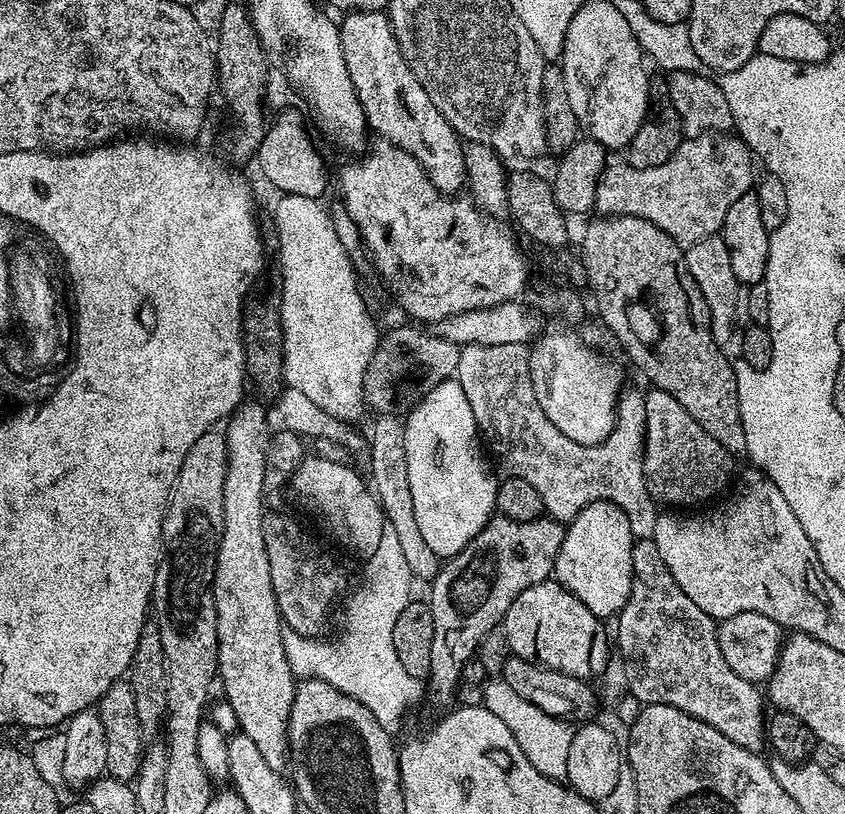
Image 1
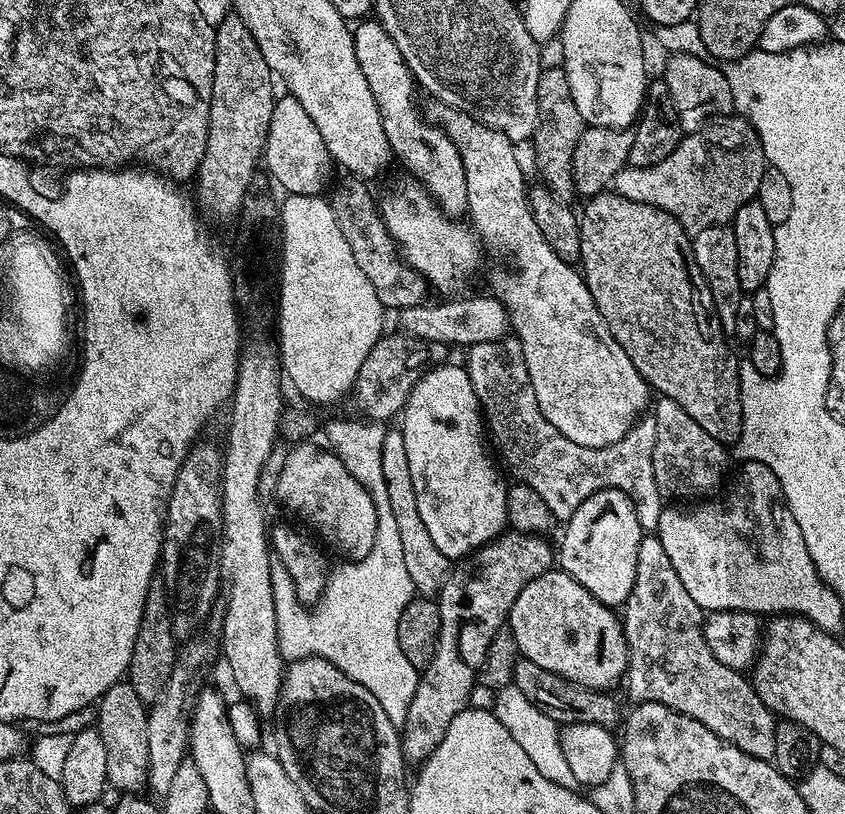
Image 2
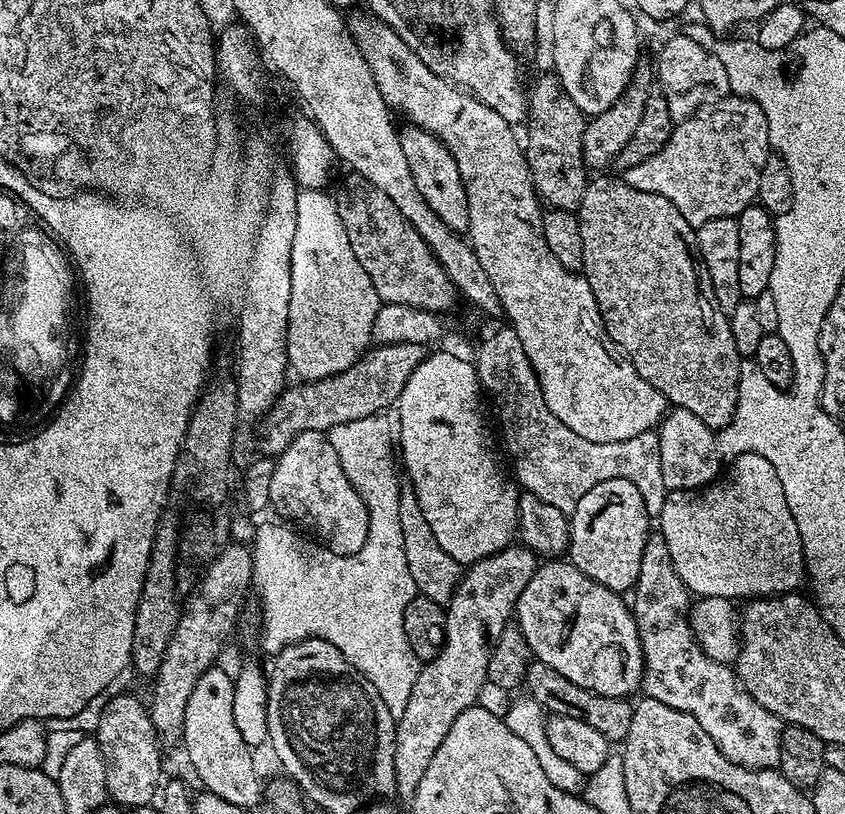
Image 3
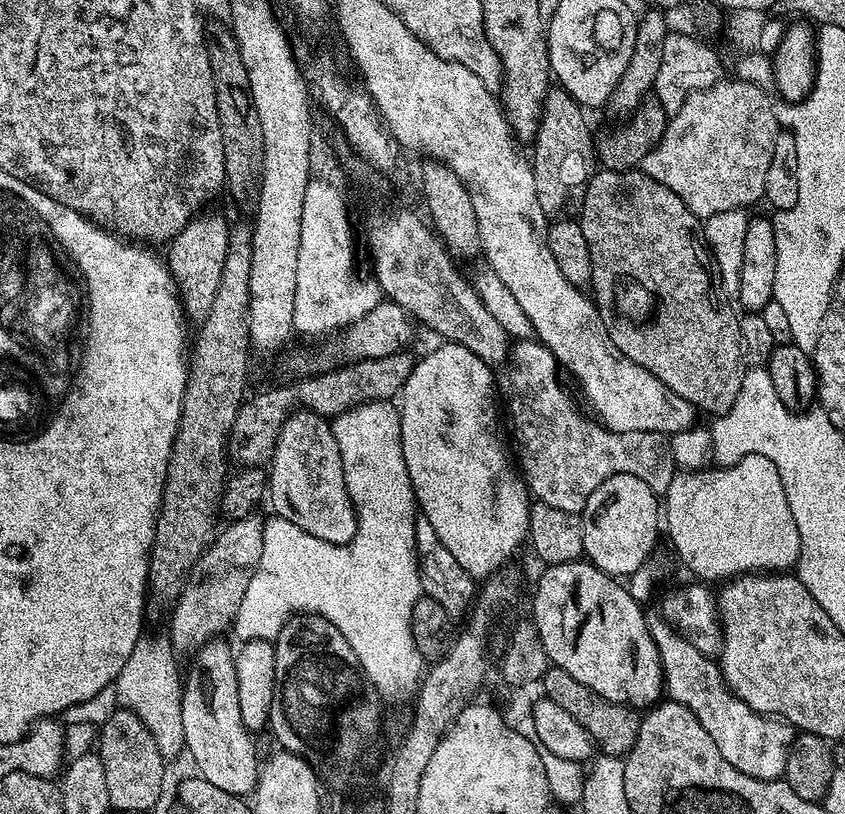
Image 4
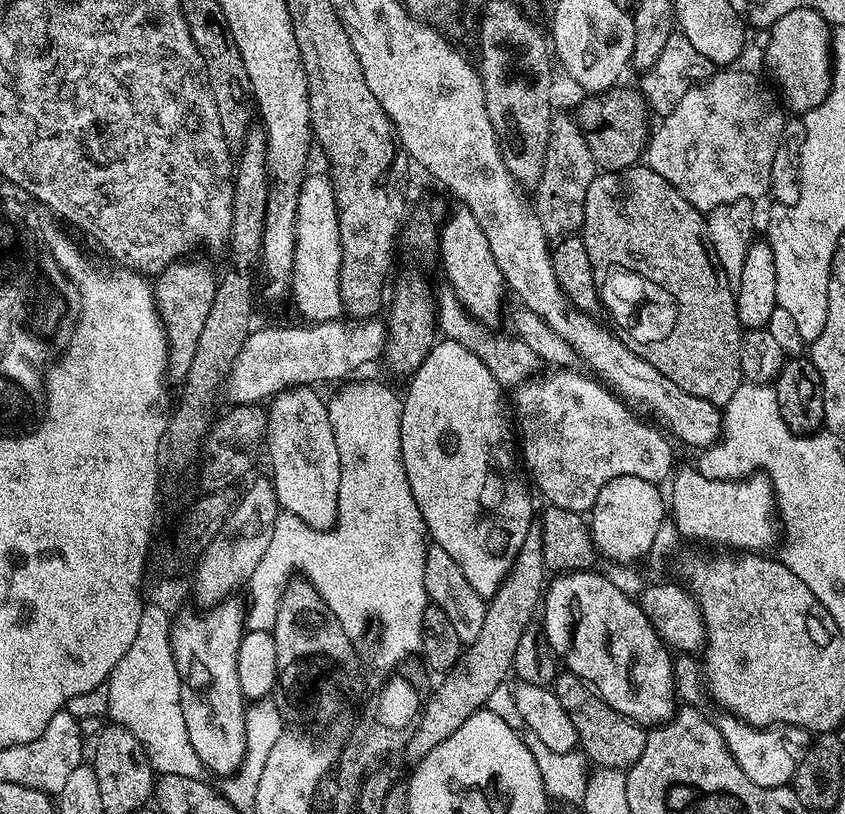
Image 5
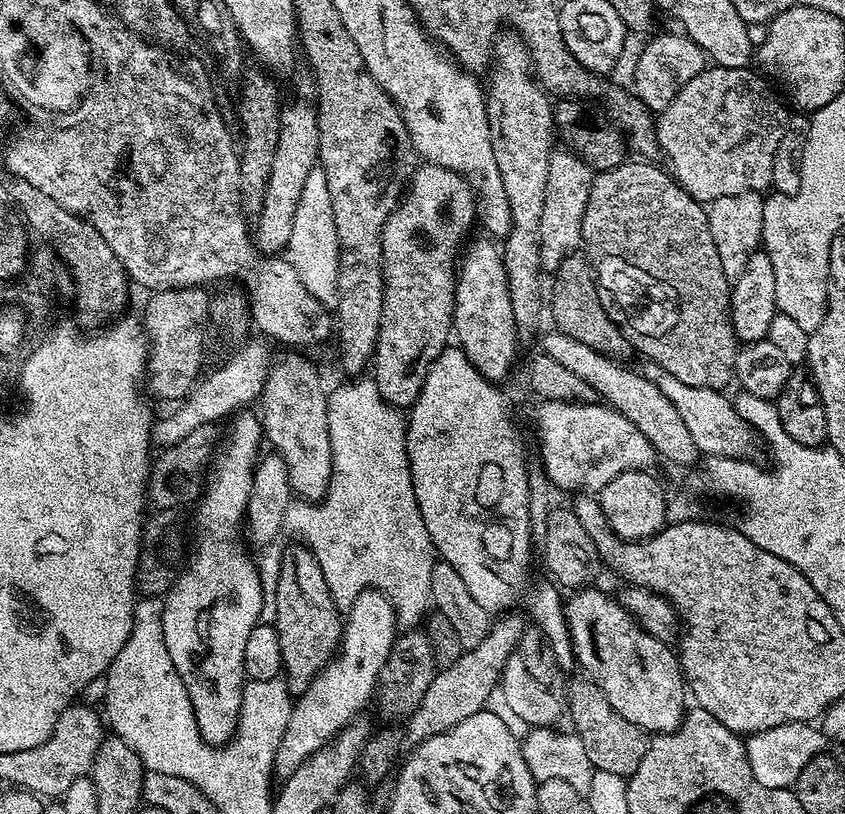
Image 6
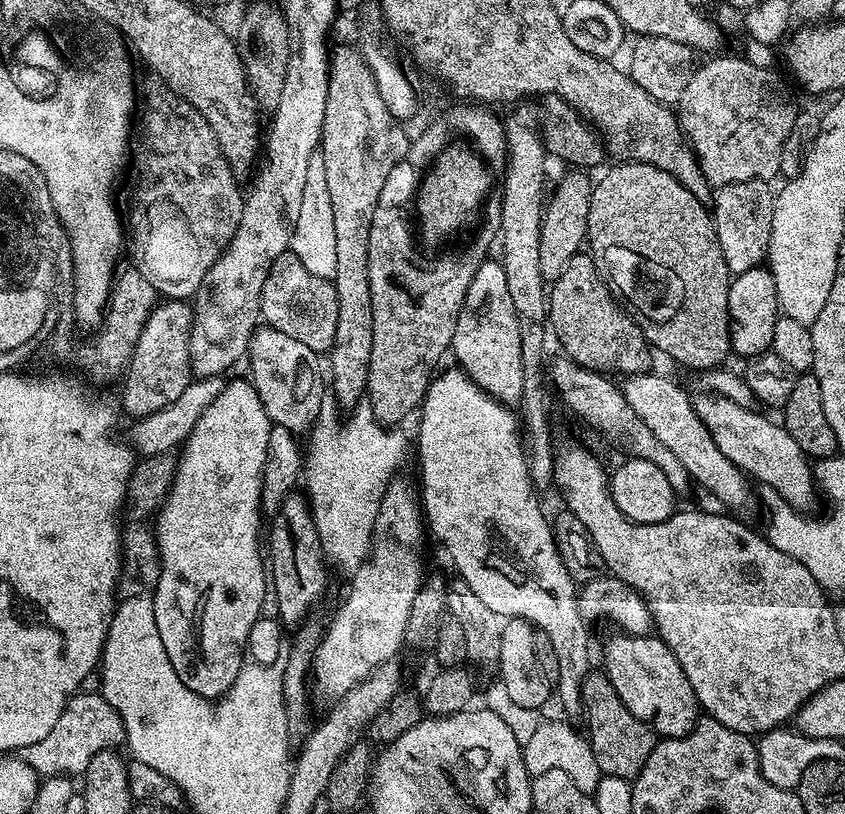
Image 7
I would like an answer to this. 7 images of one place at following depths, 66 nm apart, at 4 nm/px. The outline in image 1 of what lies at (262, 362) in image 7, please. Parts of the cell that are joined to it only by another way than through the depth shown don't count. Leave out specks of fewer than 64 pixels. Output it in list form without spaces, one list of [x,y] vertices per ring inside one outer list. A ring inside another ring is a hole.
[[[315,454],[305,455],[290,481],[290,489],[298,499],[304,500],[304,504],[328,527],[328,532],[348,552],[361,556],[361,561],[368,561],[378,550],[378,542],[382,539],[382,530],[386,526],[384,511],[380,509],[379,499],[374,495],[371,487],[366,483],[365,477],[348,468],[345,463],[330,462],[326,458]]]

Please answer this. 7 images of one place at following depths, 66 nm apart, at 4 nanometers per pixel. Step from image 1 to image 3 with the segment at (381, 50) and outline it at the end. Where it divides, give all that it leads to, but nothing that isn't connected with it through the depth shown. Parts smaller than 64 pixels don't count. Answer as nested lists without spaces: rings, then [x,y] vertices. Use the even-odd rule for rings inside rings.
[[[411,126],[399,129],[402,154],[406,154],[406,162],[410,166],[410,174],[414,174],[414,186],[418,186],[418,194],[426,198],[426,206],[450,226],[450,230],[461,234],[467,233],[470,222],[470,206],[466,198],[466,186],[462,182],[462,174],[458,174],[458,162],[454,162],[454,154],[446,150],[446,146],[437,136]]]

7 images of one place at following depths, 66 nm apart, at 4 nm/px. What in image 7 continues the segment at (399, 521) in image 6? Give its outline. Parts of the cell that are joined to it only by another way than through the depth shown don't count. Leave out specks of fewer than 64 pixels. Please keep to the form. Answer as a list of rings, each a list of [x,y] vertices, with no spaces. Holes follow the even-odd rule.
[[[325,394],[319,426],[311,429],[308,444],[306,440],[307,495],[325,557],[351,574],[372,551],[374,522],[382,498],[388,493],[388,485],[397,479],[396,471],[404,460],[404,436],[395,427],[378,423],[367,402],[351,409],[341,428],[336,425],[336,412],[335,396]]]

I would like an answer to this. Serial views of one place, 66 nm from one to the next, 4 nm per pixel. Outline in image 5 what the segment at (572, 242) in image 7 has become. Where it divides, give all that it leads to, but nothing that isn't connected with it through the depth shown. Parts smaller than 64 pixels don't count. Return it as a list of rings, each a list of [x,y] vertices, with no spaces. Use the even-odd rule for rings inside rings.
[[[553,115],[549,132],[549,144],[546,146],[545,165],[542,166],[541,180],[534,187],[534,211],[538,222],[542,222],[542,230],[549,241],[555,242],[563,237],[579,233],[584,227],[584,207],[586,206],[586,190],[590,190],[590,182],[598,175],[596,163],[592,160],[592,151],[586,138],[580,132],[580,125],[571,115]]]

